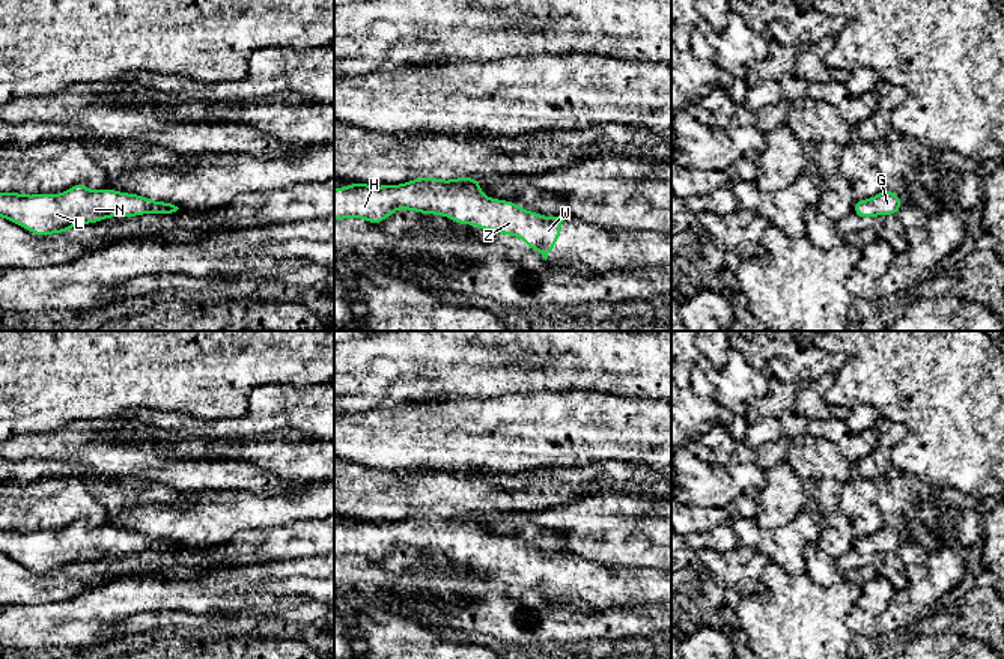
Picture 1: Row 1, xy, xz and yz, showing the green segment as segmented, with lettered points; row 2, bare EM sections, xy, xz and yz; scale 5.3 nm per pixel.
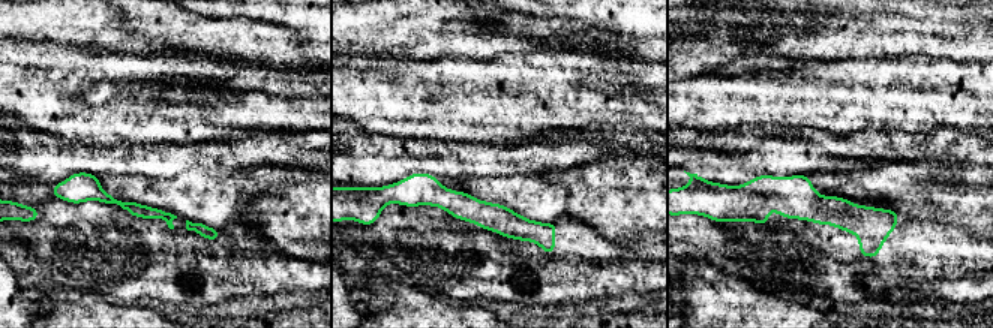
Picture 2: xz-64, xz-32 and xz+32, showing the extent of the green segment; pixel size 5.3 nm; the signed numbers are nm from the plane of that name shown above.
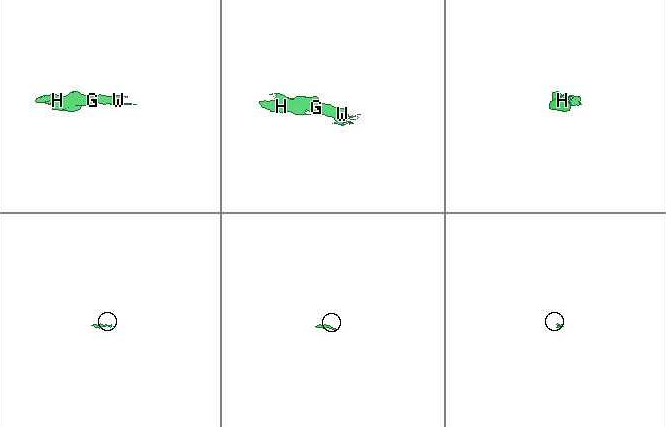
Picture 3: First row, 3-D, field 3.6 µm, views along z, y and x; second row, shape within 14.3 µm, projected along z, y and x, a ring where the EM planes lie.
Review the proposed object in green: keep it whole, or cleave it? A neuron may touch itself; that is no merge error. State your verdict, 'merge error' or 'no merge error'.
no merge error

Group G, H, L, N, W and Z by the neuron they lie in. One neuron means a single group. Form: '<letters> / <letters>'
G H L N W Z

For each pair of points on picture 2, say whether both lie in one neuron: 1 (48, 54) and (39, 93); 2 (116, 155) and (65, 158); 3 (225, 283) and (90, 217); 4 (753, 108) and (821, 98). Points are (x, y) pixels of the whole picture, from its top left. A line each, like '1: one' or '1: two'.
1: one
2: one
3: one
4: one

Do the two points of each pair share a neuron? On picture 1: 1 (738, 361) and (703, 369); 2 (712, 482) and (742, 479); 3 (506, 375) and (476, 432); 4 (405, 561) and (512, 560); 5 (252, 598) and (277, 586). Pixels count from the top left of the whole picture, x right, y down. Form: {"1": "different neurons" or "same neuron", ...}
{"1": "same neuron", "2": "same neuron", "3": "different neurons", "4": "different neurons", "5": "different neurons"}

